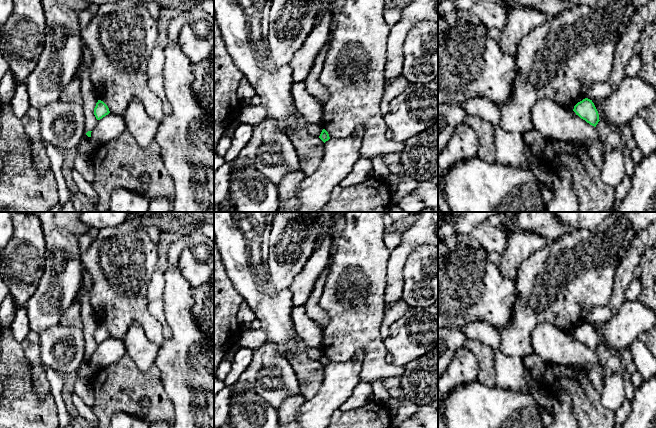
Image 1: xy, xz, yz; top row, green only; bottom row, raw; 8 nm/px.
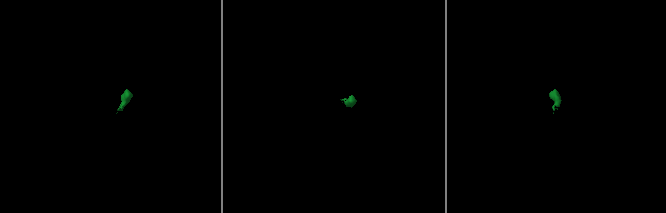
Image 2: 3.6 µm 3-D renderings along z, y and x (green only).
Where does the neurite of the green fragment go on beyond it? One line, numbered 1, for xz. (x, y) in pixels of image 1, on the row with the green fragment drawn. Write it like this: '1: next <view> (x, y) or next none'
1: next none

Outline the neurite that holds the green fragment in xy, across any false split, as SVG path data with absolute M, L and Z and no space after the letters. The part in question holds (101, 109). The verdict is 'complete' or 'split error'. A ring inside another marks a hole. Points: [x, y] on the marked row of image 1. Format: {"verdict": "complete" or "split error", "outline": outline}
{"verdict": "complete", "outline": "M98 100L94 108L94 115L97 120L102 119L110 113L108 106L101 100Z"}

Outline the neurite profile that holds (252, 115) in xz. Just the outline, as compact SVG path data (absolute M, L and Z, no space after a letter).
M249 104L248 106L241 108L238 120L241 123L255 127L260 124L266 117L267 110L262 104Z

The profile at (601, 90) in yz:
M608 82L592 83L588 90L588 99L604 99L612 93Z

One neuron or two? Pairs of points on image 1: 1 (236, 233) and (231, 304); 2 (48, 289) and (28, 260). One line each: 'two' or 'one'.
1: two
2: two

